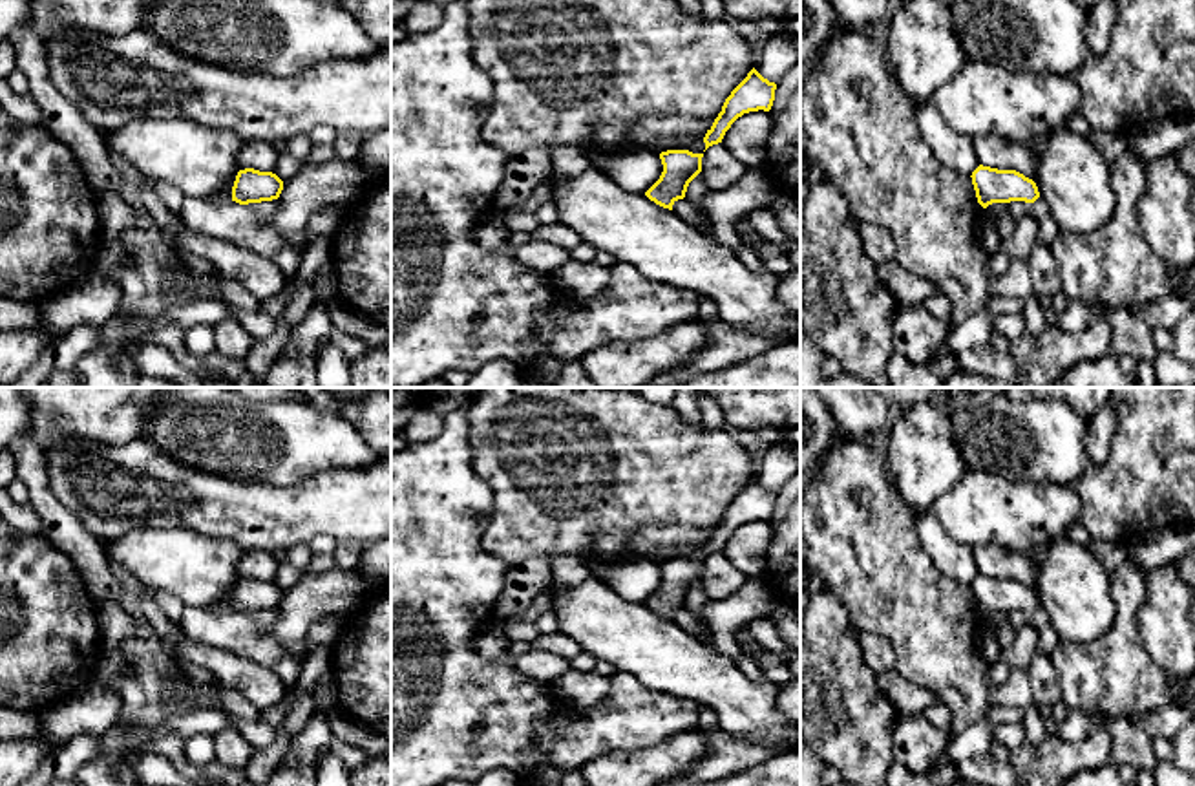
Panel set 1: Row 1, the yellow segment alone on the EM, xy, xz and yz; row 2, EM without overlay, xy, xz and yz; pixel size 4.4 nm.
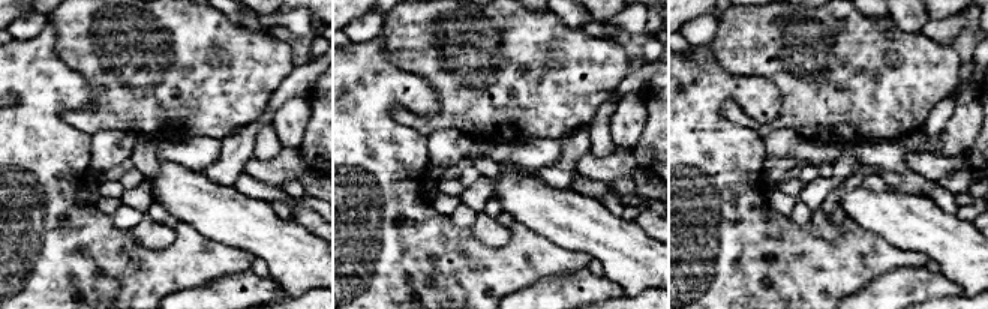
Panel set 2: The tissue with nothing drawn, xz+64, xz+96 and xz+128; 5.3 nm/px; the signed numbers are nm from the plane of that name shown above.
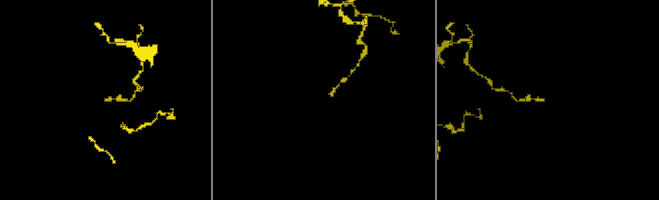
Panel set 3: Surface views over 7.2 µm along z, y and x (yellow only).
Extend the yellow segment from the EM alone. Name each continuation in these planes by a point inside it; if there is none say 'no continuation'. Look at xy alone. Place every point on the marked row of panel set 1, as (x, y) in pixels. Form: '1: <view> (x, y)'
no continuation

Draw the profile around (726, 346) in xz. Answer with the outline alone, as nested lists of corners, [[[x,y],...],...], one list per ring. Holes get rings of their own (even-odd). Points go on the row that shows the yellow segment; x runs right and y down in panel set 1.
[[[722,316],[703,325],[707,331],[707,345],[689,362],[656,375],[645,388],[672,388],[698,375],[746,362],[786,340],[784,336],[767,336],[733,327]]]

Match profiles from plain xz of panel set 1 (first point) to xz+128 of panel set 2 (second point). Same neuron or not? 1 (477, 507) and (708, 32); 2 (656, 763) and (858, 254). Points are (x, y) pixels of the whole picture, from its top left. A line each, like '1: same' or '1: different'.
1: different
2: different

